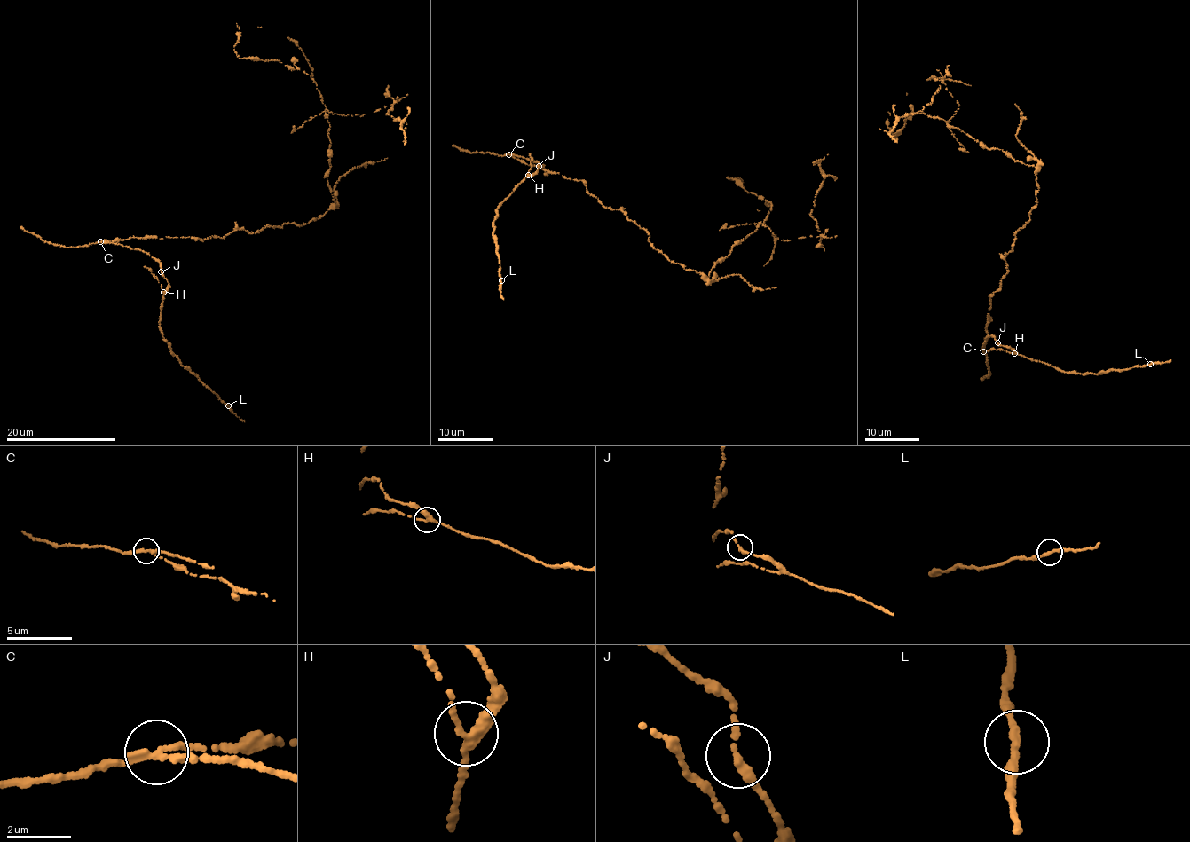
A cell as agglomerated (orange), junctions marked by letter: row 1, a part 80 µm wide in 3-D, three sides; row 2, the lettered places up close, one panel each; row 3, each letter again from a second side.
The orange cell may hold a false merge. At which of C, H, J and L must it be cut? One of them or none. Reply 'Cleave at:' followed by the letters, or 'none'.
Cleave at: C

